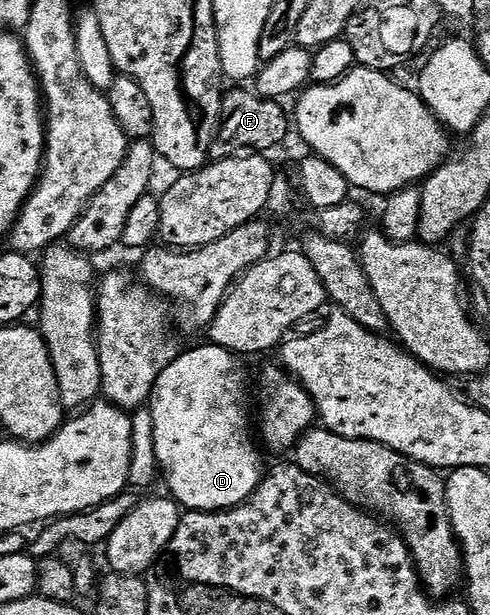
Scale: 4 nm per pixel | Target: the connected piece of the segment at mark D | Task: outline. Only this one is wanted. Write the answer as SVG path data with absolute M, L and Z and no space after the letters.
M205 345L206 347L194 347L191 349L191 351L183 350L173 361L171 361L170 364L165 367L165 369L160 373L160 377L158 378L158 383L154 387L154 393L152 396L153 403L152 403L152 414L154 417L154 448L156 449L156 453L158 454L158 466L160 468L161 474L166 474L166 483L168 486L170 486L169 494L173 496L175 500L183 508L185 508L186 511L228 511L232 507L239 507L241 503L247 502L249 500L250 496L254 494L255 491L258 490L259 487L262 486L262 481L264 478L264 470L262 471L262 455L260 452L258 452L259 444L256 442L254 444L254 439L252 436L250 436L250 423L248 420L246 420L246 415L244 412L242 412L242 407L238 403L242 403L246 399L246 367L241 358L239 356L235 355L233 351L229 351L228 349L224 349L223 347L215 347L213 345Z

